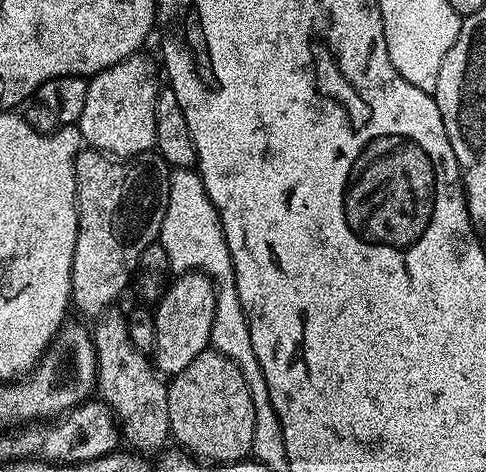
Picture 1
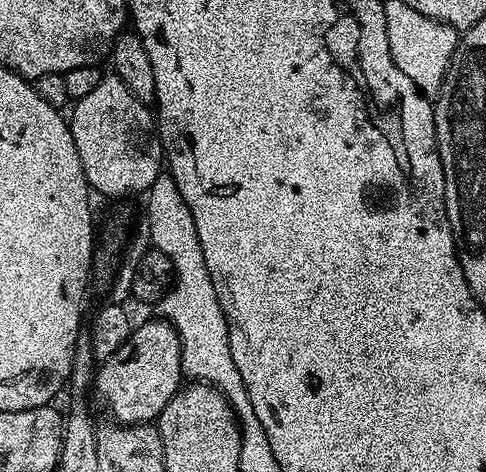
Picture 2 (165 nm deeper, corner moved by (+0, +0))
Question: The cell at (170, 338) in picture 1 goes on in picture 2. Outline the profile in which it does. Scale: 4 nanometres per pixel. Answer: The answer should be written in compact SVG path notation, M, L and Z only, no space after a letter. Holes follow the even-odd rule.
M163 318L137 323L130 338L95 369L94 392L112 411L111 419L124 426L144 426L155 421L160 411L182 387L182 348L174 325Z

